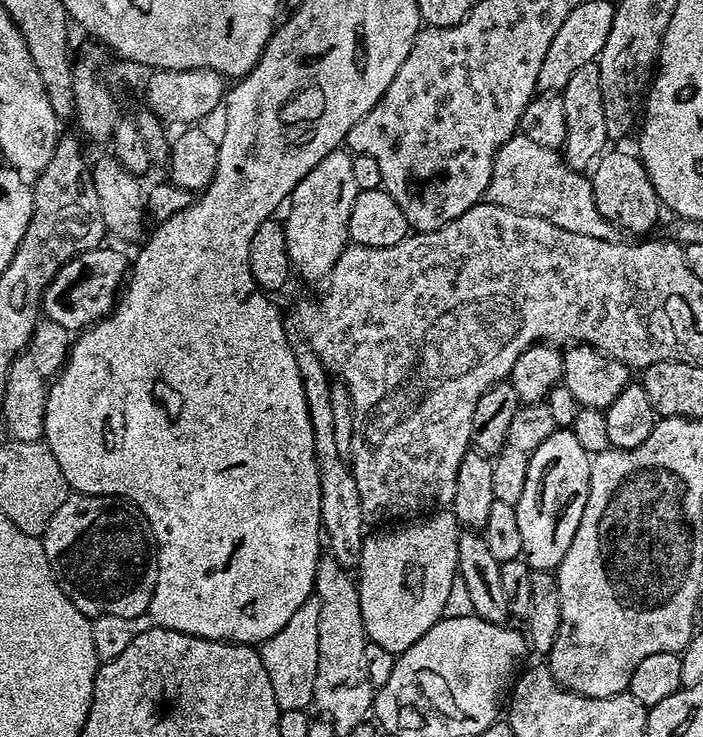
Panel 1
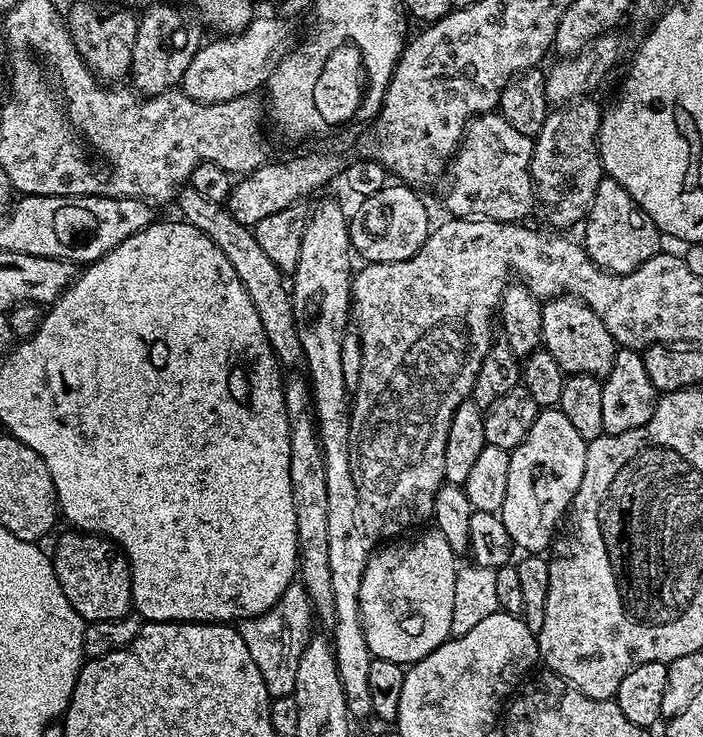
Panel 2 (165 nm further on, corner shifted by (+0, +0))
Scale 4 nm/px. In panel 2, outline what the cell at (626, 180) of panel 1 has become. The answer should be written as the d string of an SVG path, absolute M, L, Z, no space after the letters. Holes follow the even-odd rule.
M607 178L601 180L582 227L582 243L588 251L588 257L598 267L608 272L617 272L619 276L634 270L662 248L662 233L656 223L636 205L634 198L630 198L622 186L618 186L618 182Z

